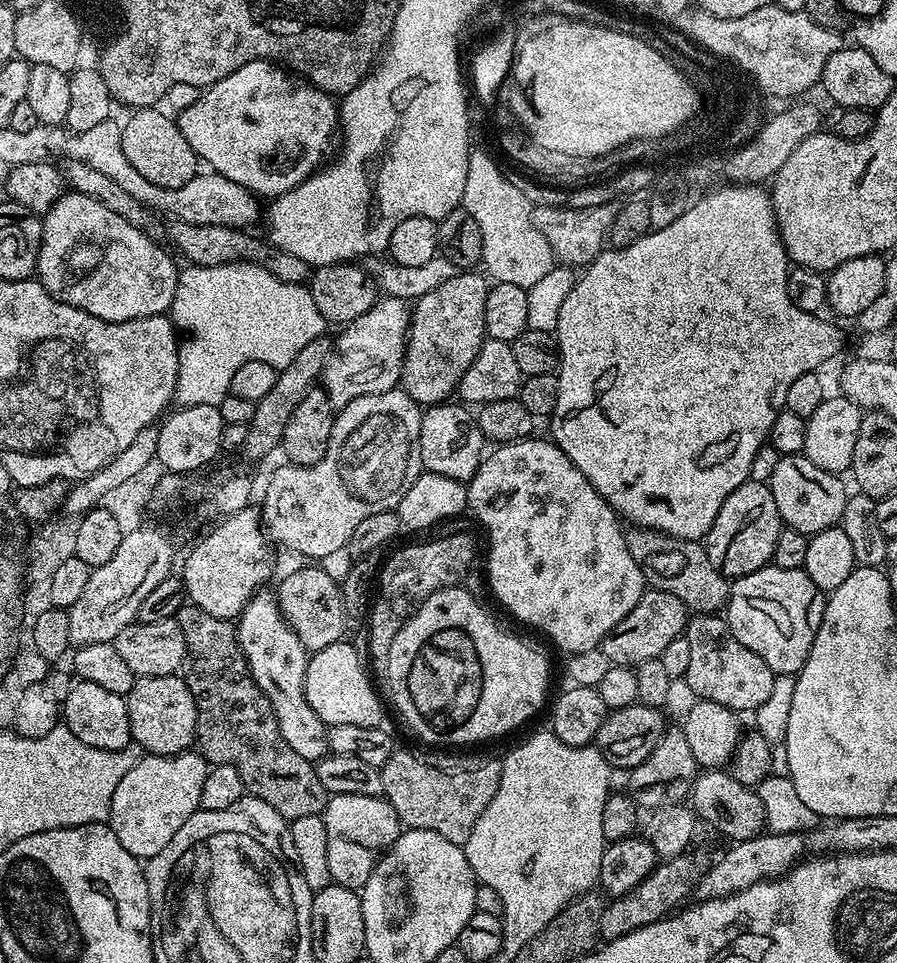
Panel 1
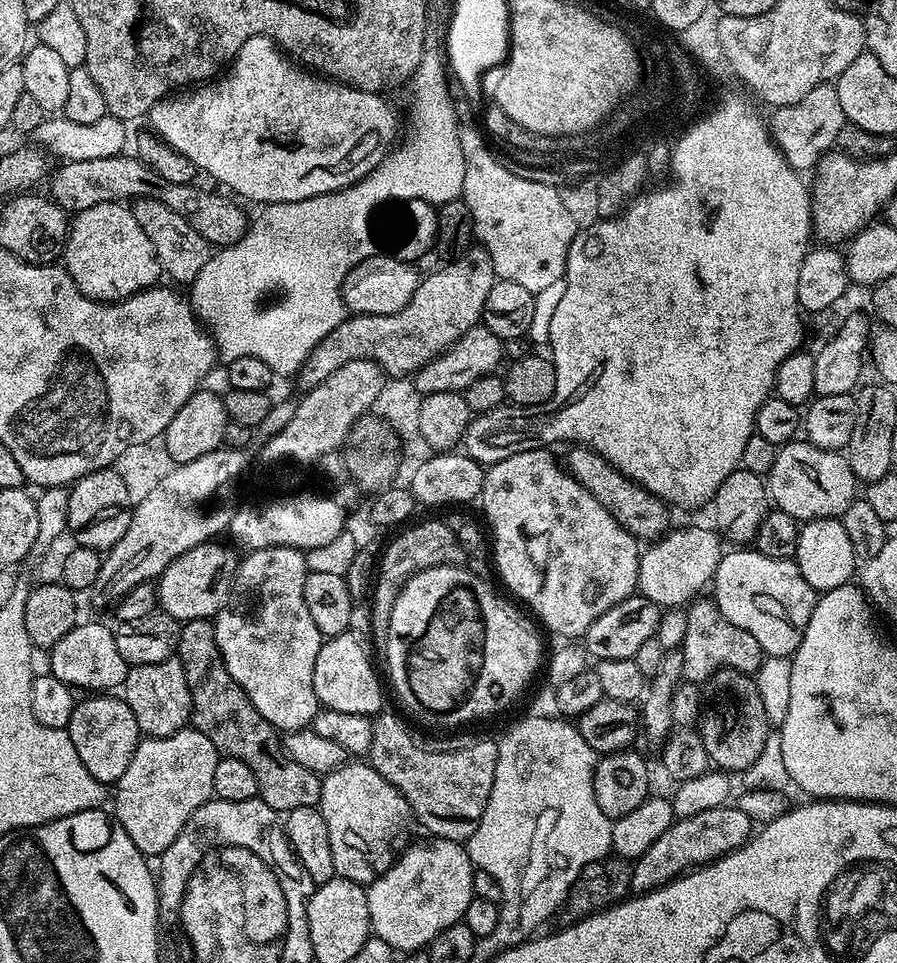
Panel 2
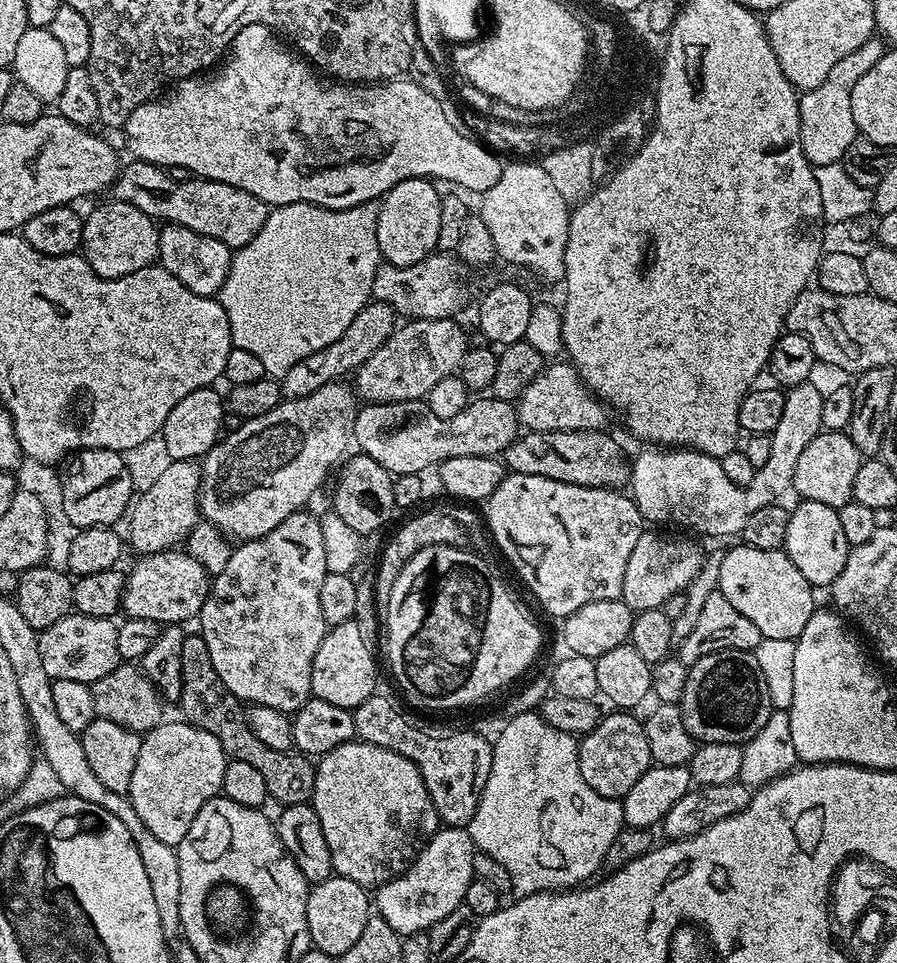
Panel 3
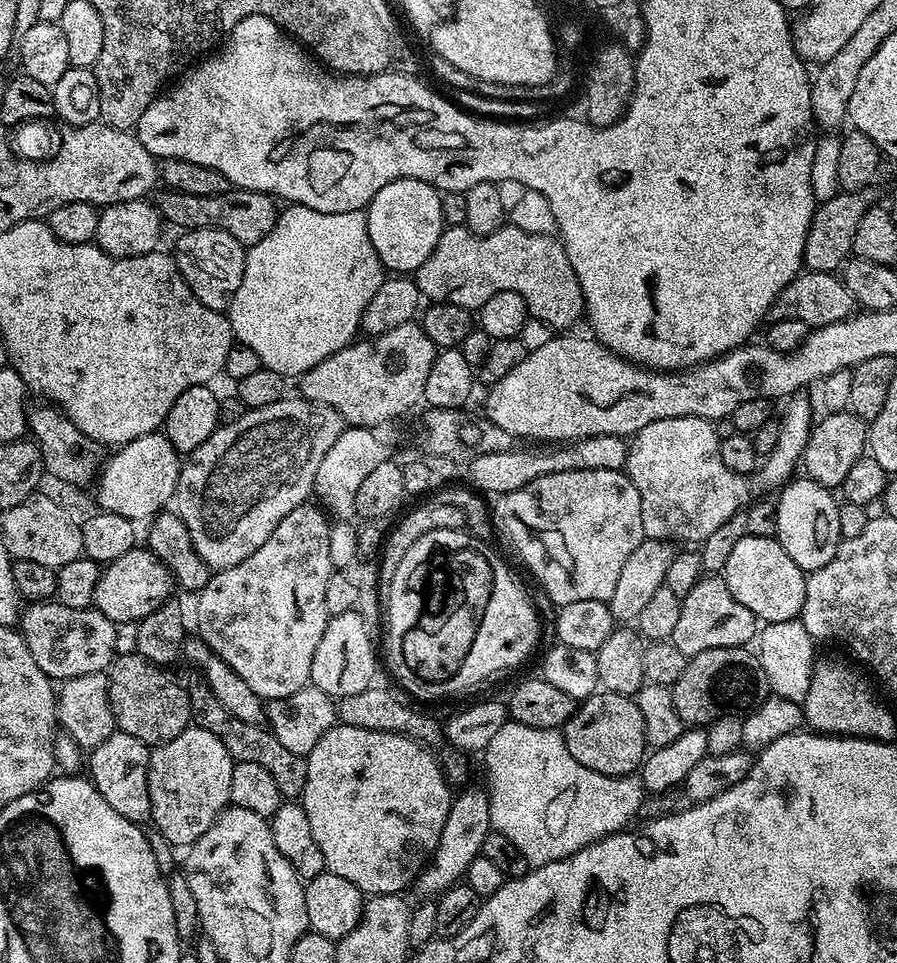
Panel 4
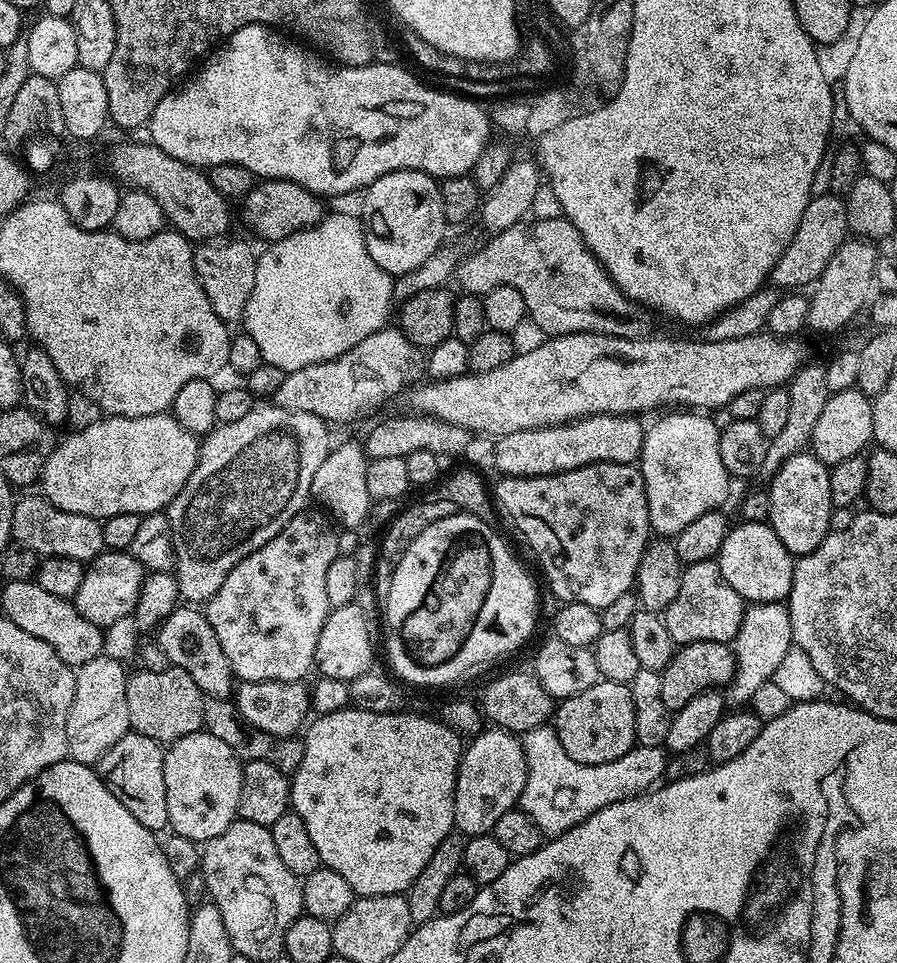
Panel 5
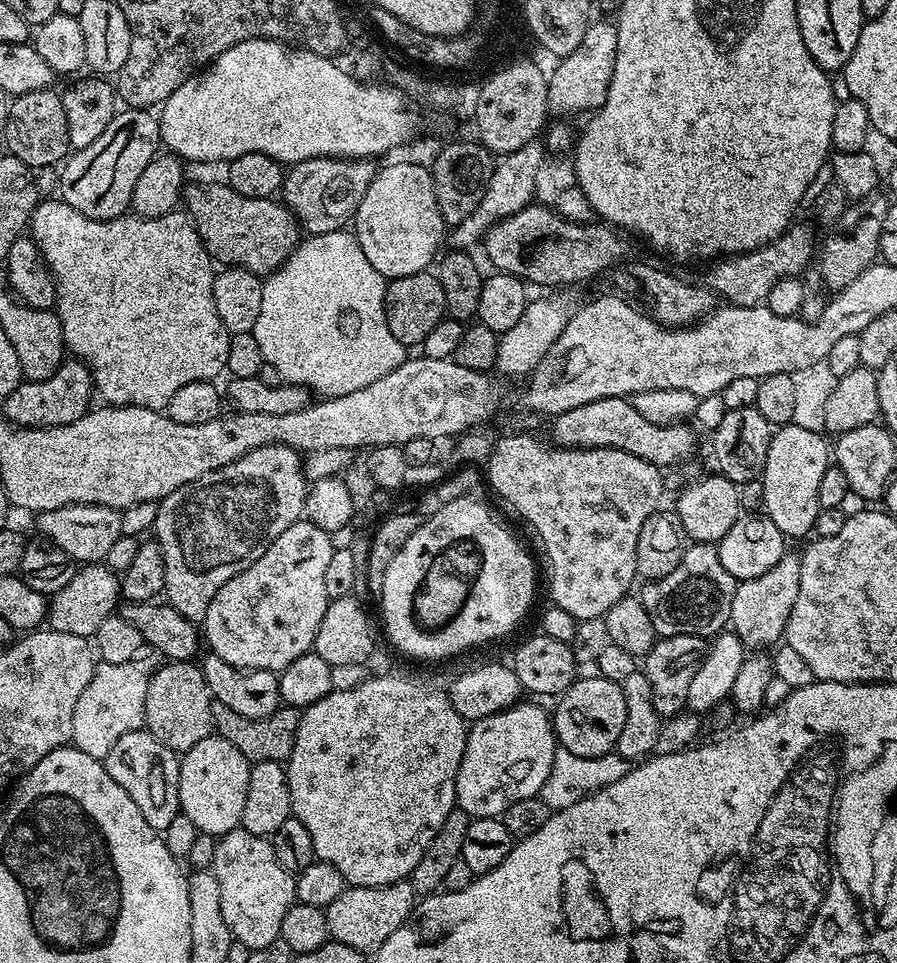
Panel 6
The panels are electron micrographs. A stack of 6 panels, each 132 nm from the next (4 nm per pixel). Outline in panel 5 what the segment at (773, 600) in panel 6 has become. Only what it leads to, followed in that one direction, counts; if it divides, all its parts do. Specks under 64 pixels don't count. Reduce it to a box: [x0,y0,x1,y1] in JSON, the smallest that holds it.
[723,603,793,712]

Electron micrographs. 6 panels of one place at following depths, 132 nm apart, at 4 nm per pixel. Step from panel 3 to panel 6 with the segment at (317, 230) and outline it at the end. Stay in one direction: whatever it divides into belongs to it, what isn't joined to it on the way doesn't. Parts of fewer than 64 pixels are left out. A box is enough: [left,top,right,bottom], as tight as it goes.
[251,230,406,398]

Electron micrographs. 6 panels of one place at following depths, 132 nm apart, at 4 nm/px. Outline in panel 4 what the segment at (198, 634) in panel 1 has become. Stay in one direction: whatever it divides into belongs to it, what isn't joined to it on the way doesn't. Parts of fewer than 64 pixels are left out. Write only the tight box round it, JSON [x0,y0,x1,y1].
[188,682,308,798]

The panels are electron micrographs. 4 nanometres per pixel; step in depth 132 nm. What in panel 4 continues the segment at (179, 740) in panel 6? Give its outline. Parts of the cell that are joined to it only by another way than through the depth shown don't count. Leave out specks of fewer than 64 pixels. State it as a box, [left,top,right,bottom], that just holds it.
[106,654,192,744]

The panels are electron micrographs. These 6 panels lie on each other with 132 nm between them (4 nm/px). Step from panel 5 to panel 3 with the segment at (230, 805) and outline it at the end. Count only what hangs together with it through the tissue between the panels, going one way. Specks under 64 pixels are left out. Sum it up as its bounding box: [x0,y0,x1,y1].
[126,722,228,846]

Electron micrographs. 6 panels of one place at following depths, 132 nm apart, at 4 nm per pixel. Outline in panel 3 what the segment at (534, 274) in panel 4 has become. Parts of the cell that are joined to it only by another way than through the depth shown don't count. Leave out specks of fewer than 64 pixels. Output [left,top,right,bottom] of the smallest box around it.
[371,254,468,320]

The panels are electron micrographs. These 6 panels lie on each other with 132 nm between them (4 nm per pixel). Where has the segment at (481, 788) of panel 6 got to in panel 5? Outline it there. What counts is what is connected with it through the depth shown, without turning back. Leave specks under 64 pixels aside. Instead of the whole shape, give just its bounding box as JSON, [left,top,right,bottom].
[455,726,528,838]

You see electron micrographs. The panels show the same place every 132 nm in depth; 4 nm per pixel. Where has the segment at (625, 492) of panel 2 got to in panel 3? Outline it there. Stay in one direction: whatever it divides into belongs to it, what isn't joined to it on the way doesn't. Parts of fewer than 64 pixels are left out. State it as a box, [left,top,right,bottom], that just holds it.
[502,428,632,490]

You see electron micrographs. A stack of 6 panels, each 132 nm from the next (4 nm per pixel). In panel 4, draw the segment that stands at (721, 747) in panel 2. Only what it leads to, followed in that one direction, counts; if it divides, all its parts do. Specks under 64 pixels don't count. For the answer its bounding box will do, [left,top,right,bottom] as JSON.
[671,647,770,726]

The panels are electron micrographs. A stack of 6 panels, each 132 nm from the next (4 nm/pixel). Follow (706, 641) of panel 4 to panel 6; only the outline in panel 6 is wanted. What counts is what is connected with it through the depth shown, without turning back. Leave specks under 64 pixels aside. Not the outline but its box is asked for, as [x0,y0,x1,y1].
[638,543,738,637]

